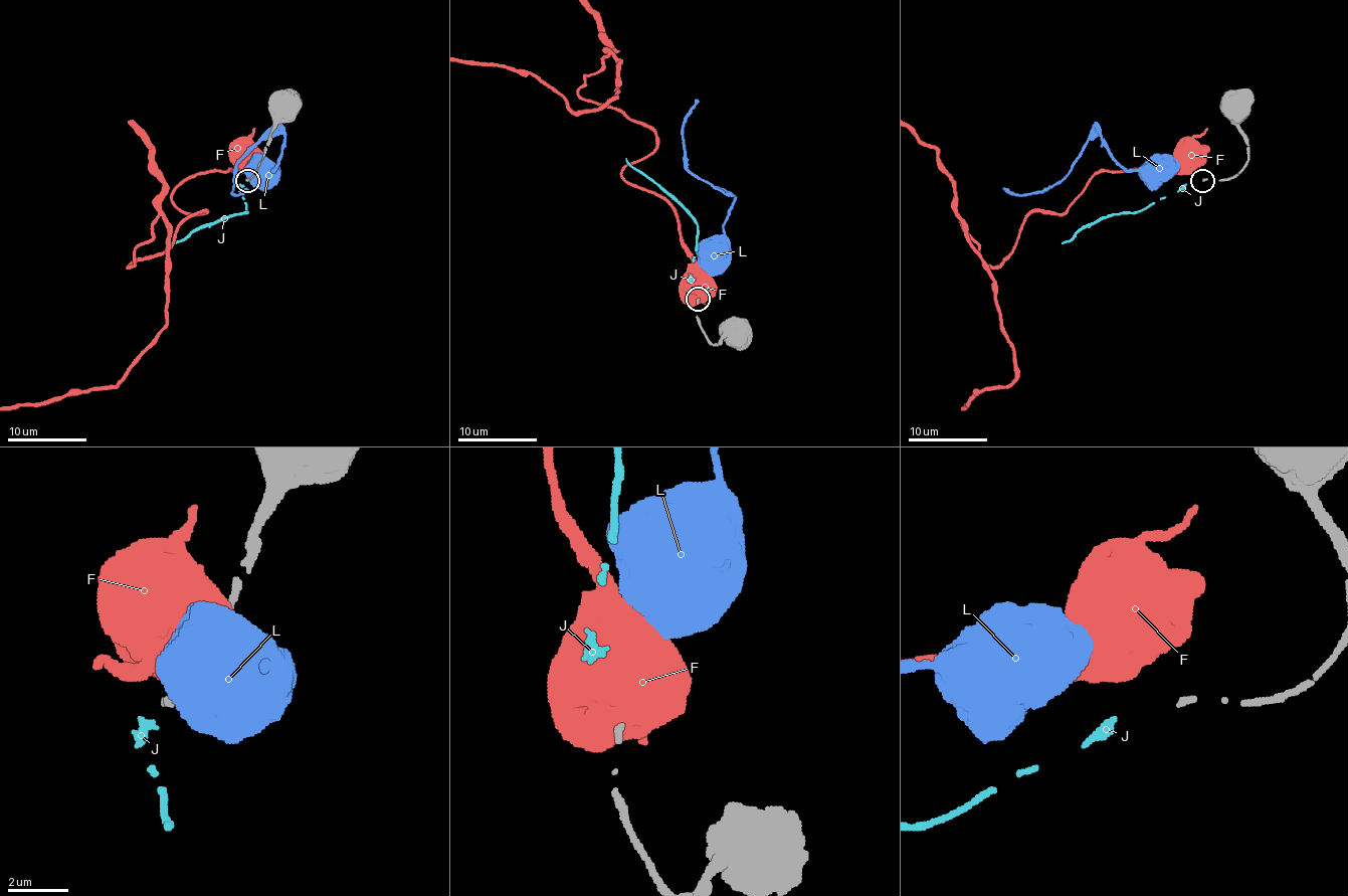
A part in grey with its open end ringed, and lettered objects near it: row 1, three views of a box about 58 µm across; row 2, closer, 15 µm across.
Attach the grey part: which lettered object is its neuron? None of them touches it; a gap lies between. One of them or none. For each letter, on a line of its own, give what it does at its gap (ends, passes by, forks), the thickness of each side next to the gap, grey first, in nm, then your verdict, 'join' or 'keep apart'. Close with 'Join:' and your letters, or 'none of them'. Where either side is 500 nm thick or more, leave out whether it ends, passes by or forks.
F: 190 nm thick on the grey side, 950 nm on the other; keep apart
J: it ends there; 190 nm thick on the grey side, 280 nm on the other; join
L: 190 nm thick on the grey side, 750 nm on the other; keep apart
Join: J

